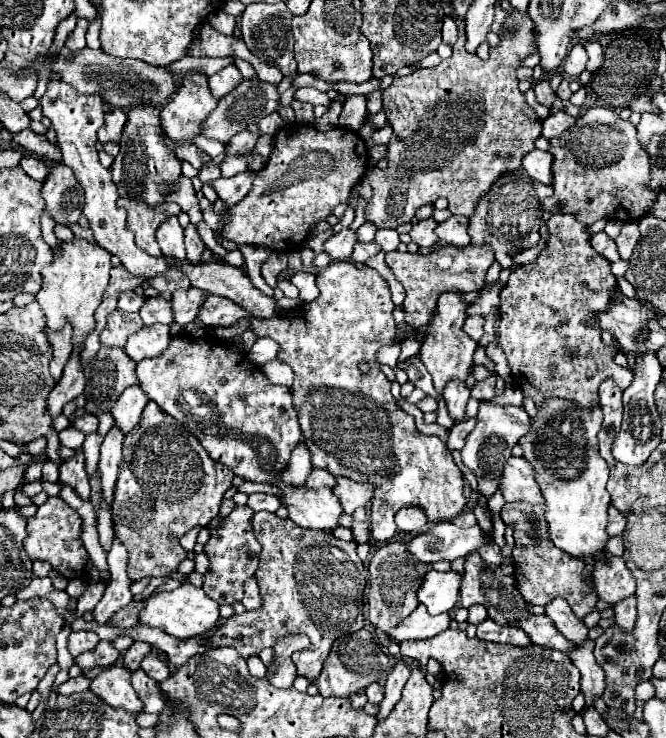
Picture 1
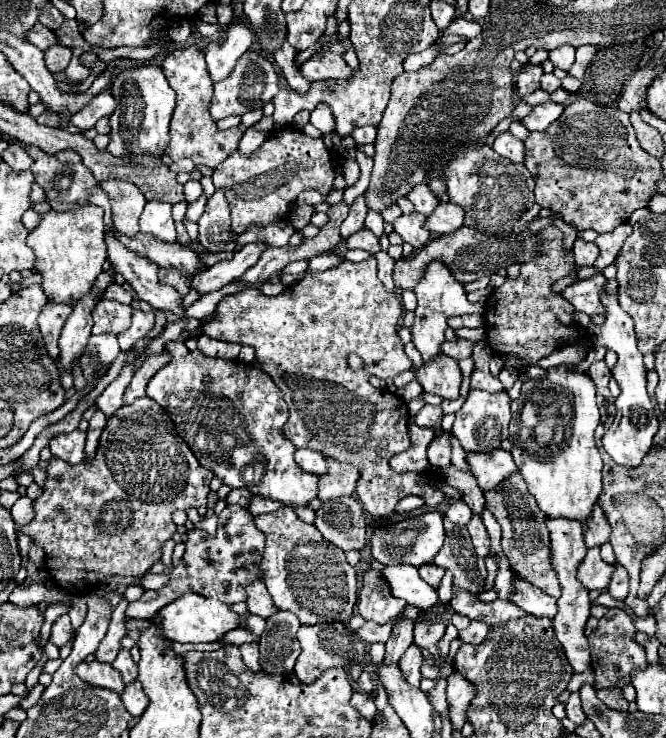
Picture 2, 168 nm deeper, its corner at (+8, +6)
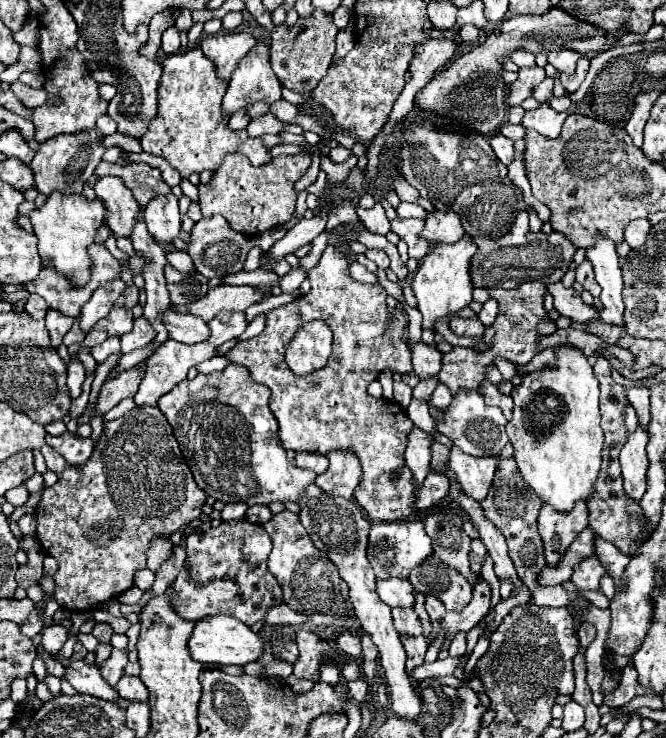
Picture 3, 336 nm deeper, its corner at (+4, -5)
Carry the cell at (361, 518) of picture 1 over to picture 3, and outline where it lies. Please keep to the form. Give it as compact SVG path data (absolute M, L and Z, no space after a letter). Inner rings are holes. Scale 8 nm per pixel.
M310 483L310 487L306 487L304 497L298 499L298 507L300 507L298 519L304 525L304 529L308 531L314 547L318 547L320 551L324 551L328 555L328 559L338 567L340 579L348 583L348 589L350 589L348 601L352 605L354 617L360 621L360 629L364 633L368 633L372 637L374 645L378 647L378 653L380 653L378 659L384 669L384 679L388 683L392 711L404 719L418 719L420 697L416 695L416 691L406 675L406 667L404 667L406 651L398 639L398 631L392 625L392 609L386 603L382 603L376 595L376 577L374 577L374 571L366 559L370 521L366 519L362 507L356 501L326 495L314 483Z

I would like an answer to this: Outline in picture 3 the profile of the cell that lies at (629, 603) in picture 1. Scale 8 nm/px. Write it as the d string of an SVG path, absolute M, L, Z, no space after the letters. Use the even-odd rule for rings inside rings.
M600 535L594 537L594 555L602 561L606 571L614 577L616 587L622 585L622 571L626 569L626 563L630 561L628 555L624 555L618 547L614 547L610 541L602 539Z

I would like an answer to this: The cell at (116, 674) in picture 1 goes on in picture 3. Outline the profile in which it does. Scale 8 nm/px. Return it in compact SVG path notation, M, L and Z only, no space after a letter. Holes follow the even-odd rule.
M72 661L66 667L66 673L62 675L78 693L86 693L92 697L100 697L106 701L116 701L118 693L112 689L100 675L100 669L96 665L90 665L86 661Z

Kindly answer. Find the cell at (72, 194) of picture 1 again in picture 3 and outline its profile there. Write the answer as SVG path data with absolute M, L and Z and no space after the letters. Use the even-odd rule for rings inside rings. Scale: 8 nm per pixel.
M92 127L88 131L78 131L70 135L56 135L54 139L48 139L42 143L30 163L30 169L36 177L36 187L44 195L50 195L52 191L62 193L82 193L84 183L92 177L94 169L102 161L104 147L102 147L104 135L98 131L98 127Z

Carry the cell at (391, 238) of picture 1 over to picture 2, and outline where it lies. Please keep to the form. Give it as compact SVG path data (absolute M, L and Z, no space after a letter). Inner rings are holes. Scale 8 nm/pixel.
M368 210L368 214L366 214L366 228L368 230L372 230L378 238L382 238L384 236L384 228L382 228L382 224L384 224L384 220L382 220L382 216L380 214L376 214L376 212L372 212L372 210Z

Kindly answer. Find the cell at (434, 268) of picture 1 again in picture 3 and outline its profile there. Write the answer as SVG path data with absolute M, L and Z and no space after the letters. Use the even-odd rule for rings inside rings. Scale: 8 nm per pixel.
M518 211L512 227L508 233L500 235L500 237L476 237L474 239L476 245L478 245L478 253L474 255L472 259L472 267L470 267L470 275L472 275L472 283L474 287L502 287L502 289L514 289L518 283L524 283L524 281L540 281L544 285L550 285L550 283L556 283L564 277L564 273L568 271L570 267L570 261L576 253L576 245L572 245L570 239L566 239L566 235L558 233L558 231L552 231L550 235L546 233L532 233L530 227L528 227L528 215L526 211Z

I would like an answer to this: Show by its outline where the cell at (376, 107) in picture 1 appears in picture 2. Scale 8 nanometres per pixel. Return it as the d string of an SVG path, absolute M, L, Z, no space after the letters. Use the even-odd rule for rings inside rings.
M348 42L330 44L330 48L322 56L312 56L306 64L302 64L300 74L308 82L318 82L324 78L336 78L348 82L352 78L352 70L342 58L346 50L348 50Z

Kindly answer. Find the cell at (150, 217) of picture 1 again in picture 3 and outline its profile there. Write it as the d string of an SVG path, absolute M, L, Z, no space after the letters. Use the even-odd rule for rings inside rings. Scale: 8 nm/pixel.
M102 177L94 183L94 193L106 207L104 223L114 231L116 237L130 237L134 219L140 211L132 191L122 183L120 177Z

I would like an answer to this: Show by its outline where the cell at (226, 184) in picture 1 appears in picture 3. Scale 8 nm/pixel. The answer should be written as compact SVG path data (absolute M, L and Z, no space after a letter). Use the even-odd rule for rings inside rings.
M220 215L210 217L210 219L200 219L192 233L190 233L190 245L186 249L186 253L192 257L196 271L200 271L204 277L212 279L212 277L222 277L222 275L230 275L230 273L238 273L244 267L246 255L253 247L259 247L263 252L268 251L275 242L281 240L287 230L284 226L275 227L260 234L256 237L248 237L240 235L236 231L232 231L232 227L228 225L228 221Z

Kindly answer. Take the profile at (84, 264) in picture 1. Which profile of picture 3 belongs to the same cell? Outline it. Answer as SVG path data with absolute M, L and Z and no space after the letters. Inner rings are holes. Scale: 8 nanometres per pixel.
M54 191L54 195L48 195L46 203L38 209L34 209L28 217L34 227L34 235L38 237L38 253L44 257L56 271L64 273L66 277L74 279L78 287L90 279L90 259L88 259L88 245L94 243L96 229L102 225L106 215L106 209L102 207L102 201L88 199L86 195L64 195L60 191Z

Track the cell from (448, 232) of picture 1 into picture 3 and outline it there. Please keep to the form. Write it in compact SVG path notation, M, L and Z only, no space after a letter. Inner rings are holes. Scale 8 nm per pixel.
M434 209L426 215L426 225L420 233L428 243L454 243L464 235L458 215L450 209Z

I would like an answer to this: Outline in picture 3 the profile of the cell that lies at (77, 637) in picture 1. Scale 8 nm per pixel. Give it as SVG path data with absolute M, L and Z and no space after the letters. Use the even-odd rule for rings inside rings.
M50 625L50 627L42 629L42 647L50 655L56 655L62 649L66 639L68 639L68 629L62 625Z

